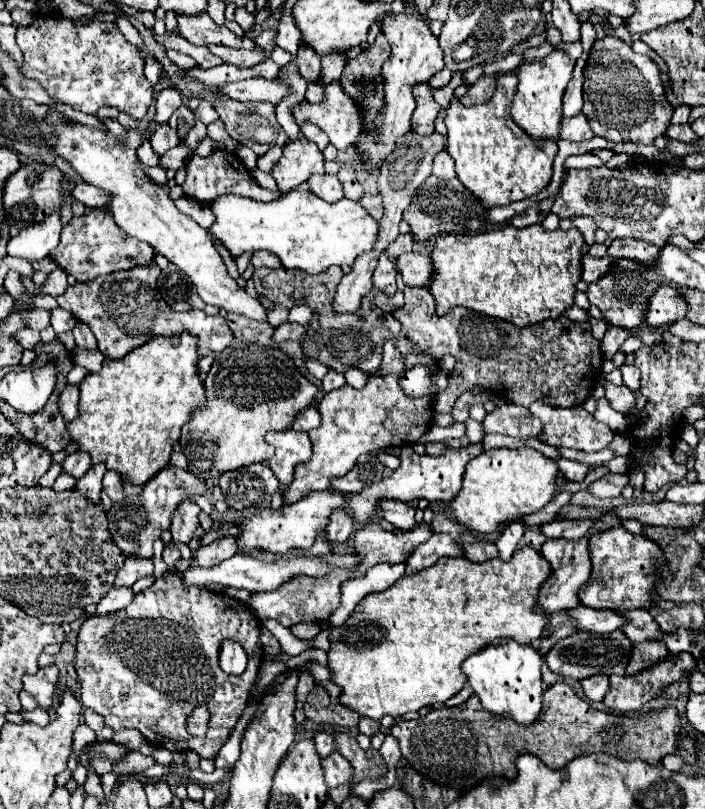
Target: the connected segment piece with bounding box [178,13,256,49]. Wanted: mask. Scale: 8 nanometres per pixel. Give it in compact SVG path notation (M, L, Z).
M200 13L196 17L186 17L178 15L178 29L180 35L190 41L192 45L210 45L210 43L220 43L226 47L234 49L254 49L256 43L248 37L236 37L230 29L224 25L216 25L208 13Z

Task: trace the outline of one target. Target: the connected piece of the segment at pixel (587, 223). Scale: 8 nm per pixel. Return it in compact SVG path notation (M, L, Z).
M574 217L574 219L562 219L560 221L560 227L576 227L580 229L586 245L592 245L594 243L594 231L596 231L596 223L592 217Z

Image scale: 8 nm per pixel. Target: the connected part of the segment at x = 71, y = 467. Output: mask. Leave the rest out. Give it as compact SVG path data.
M76 451L76 453L72 453L72 455L68 455L68 457L64 459L62 467L64 467L66 473L74 475L76 479L80 479L80 477L92 467L92 461L90 461L90 455L88 455L88 453Z

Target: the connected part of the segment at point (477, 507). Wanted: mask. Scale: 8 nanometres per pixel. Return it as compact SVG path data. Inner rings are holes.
M490 449L472 459L466 467L460 493L450 501L456 521L478 533L496 531L508 519L522 519L546 507L556 495L556 479L560 469L554 459L534 449Z

